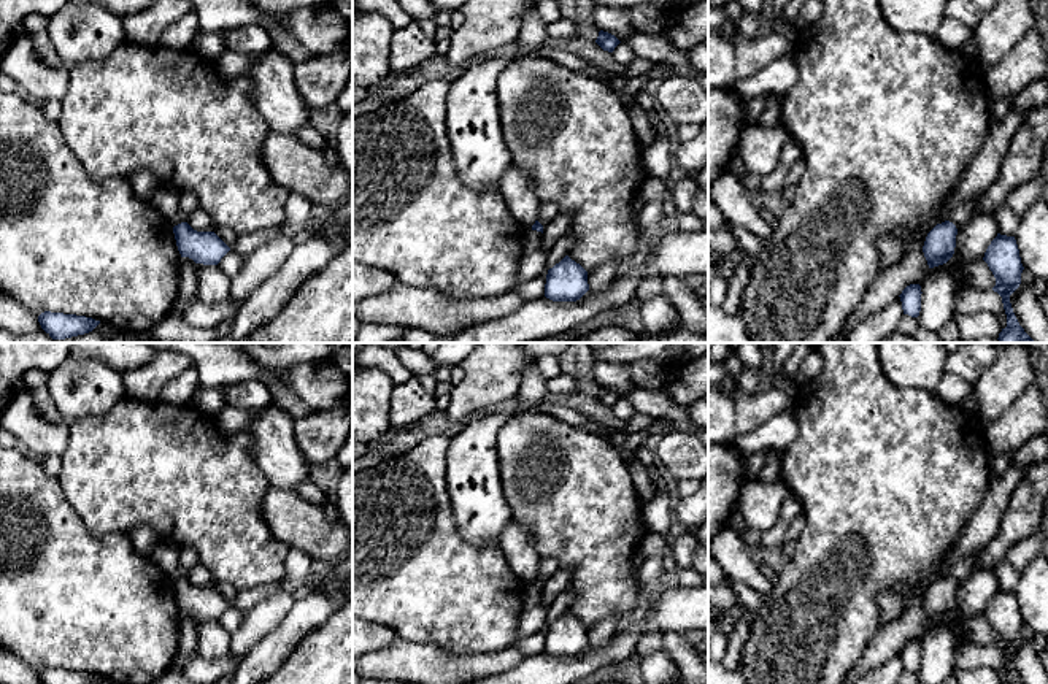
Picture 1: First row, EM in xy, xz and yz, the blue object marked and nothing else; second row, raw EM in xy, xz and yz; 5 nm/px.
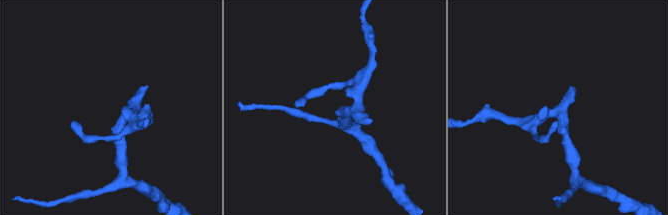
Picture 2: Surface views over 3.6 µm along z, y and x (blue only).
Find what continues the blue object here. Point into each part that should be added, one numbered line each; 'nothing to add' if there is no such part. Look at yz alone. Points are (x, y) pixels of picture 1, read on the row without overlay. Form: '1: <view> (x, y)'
nothing to add

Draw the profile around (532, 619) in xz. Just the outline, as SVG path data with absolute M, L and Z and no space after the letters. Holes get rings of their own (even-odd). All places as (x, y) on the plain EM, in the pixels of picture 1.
M541 600L534 608L526 609L519 619L518 640L537 633L546 624L548 611L549 606Z

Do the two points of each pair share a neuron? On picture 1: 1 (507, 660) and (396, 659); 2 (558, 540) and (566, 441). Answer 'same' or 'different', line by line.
1: same
2: same

